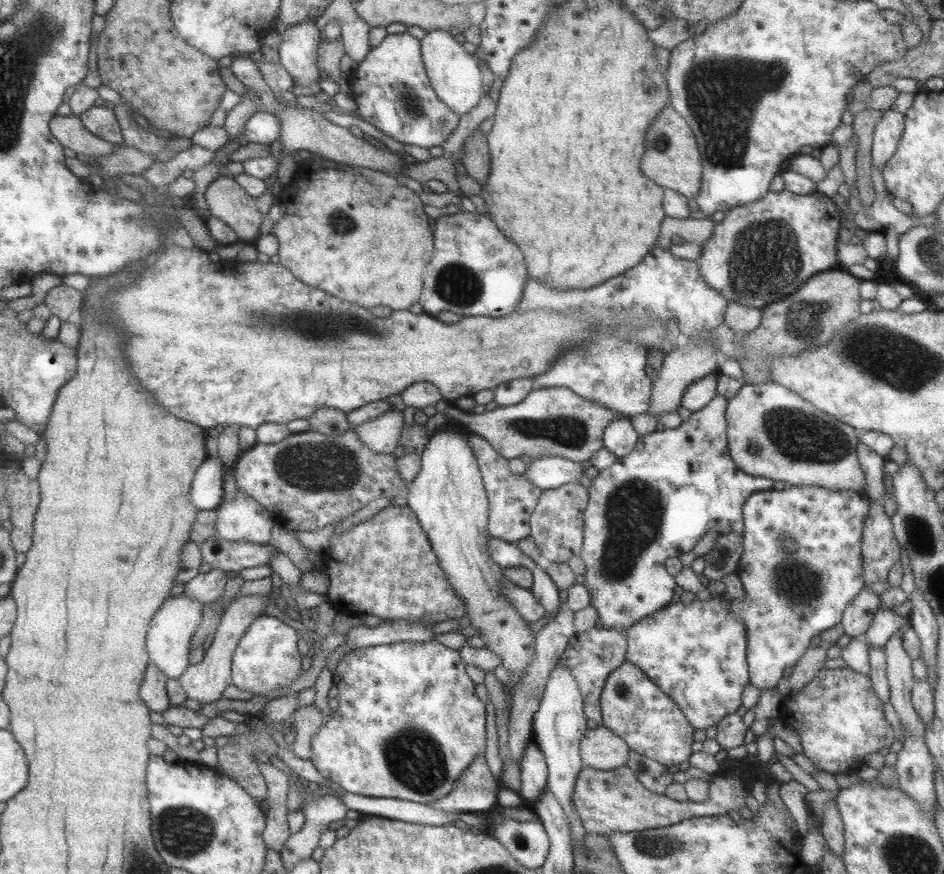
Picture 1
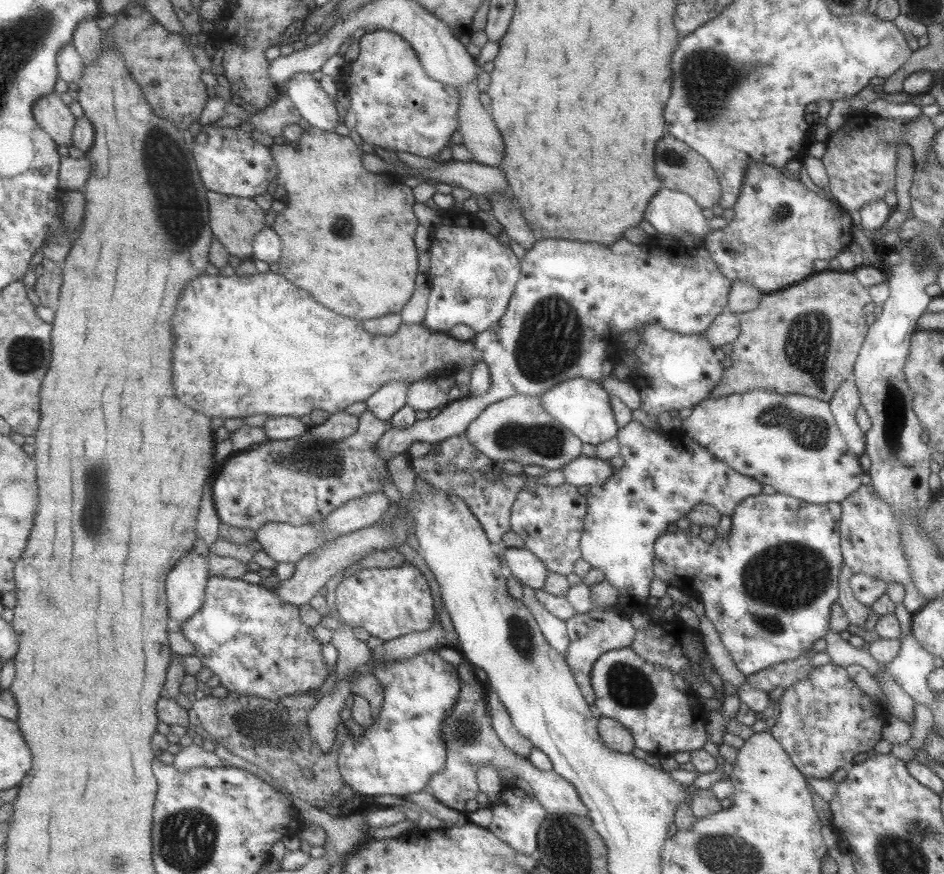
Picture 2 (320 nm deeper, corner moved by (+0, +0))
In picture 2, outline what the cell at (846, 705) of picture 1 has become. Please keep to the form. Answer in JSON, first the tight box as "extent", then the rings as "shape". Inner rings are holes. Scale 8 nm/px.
{"extent":[769,662,889,779],"shape":[[[830,662],[784,688],[777,703],[779,715],[769,731],[806,779],[829,779],[837,768],[846,768],[865,756],[881,740],[881,727],[889,715],[849,679],[843,667]]]}

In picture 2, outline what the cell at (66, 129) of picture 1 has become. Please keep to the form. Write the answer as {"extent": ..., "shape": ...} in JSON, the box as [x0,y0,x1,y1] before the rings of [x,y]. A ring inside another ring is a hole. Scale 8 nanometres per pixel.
{"extent":[31,91,76,146],"shape":[[[55,91],[35,100],[31,106],[31,113],[35,123],[53,142],[57,145],[71,146],[71,132],[76,119]]]}

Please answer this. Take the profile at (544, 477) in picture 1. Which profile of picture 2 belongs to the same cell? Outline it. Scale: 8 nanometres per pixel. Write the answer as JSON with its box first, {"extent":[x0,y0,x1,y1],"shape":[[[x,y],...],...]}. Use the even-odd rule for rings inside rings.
{"extent":[561,454,614,487],"shape":[[[581,454],[561,468],[565,483],[576,487],[593,487],[601,484],[613,474],[613,471],[614,468],[609,465],[609,461]]]}

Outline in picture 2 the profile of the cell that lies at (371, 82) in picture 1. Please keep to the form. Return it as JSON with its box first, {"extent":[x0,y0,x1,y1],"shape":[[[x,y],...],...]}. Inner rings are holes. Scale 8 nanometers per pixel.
{"extent":[342,29,459,159],"shape":[[[375,29],[373,32],[365,32],[358,40],[359,52],[356,60],[351,62],[347,68],[343,68],[342,84],[345,90],[349,93],[349,108],[343,116],[343,124],[349,131],[356,132],[360,138],[365,141],[371,147],[379,147],[382,151],[393,151],[397,152],[407,152],[421,158],[433,159],[447,147],[450,143],[449,138],[453,132],[458,131],[458,109],[459,109],[459,94],[457,92],[457,87],[449,86],[447,84],[441,84],[437,79],[427,76],[427,73],[423,70],[415,51],[410,47],[408,42],[405,42],[401,36],[391,32],[390,30]]]}

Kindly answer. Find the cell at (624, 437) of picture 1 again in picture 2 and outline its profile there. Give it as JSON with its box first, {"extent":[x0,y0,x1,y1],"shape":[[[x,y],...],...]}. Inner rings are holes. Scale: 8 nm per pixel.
{"extent":[538,377,618,445],"shape":[[[573,377],[544,390],[538,397],[543,410],[582,443],[596,445],[617,432],[618,426],[614,421],[610,395],[594,380]]]}

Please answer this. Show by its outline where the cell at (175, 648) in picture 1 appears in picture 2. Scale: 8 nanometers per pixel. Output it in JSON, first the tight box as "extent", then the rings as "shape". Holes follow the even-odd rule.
{"extent":[164,549,208,628],"shape":[[[192,549],[185,554],[182,554],[177,559],[177,564],[169,570],[169,573],[166,575],[166,580],[164,583],[164,592],[166,596],[167,602],[167,616],[176,621],[177,626],[181,628],[181,623],[189,618],[191,614],[194,614],[201,608],[201,604],[204,602],[205,598],[205,586],[208,580],[208,565],[207,565],[207,556],[203,556],[201,554],[197,554]]]}

